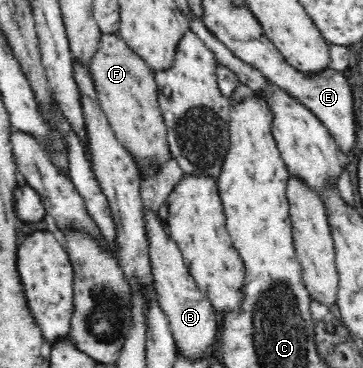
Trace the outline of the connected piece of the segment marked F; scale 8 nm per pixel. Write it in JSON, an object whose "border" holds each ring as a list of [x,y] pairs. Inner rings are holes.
{"border":[[[103,33],[100,48],[89,60],[89,73],[92,76],[99,104],[108,118],[116,139],[133,157],[136,166],[156,164],[158,168],[163,168],[172,155],[167,142],[166,126],[159,109],[154,72],[148,64],[125,45],[125,40],[121,39],[119,34]]]}

